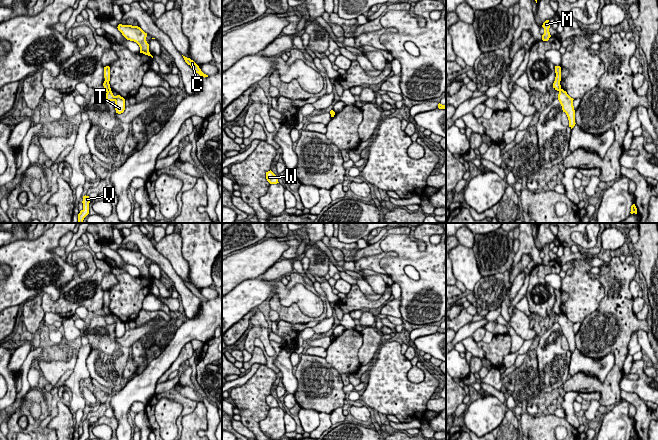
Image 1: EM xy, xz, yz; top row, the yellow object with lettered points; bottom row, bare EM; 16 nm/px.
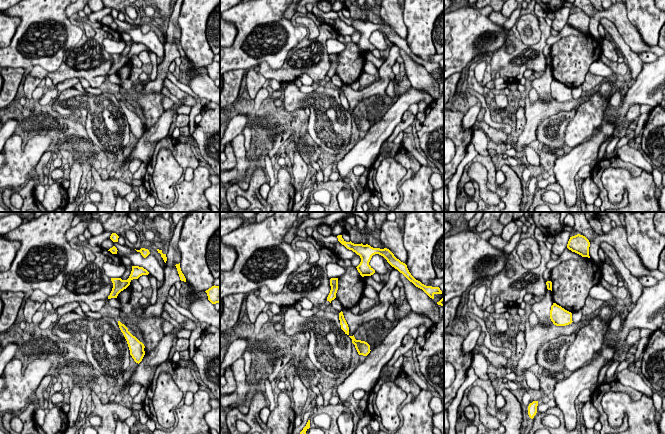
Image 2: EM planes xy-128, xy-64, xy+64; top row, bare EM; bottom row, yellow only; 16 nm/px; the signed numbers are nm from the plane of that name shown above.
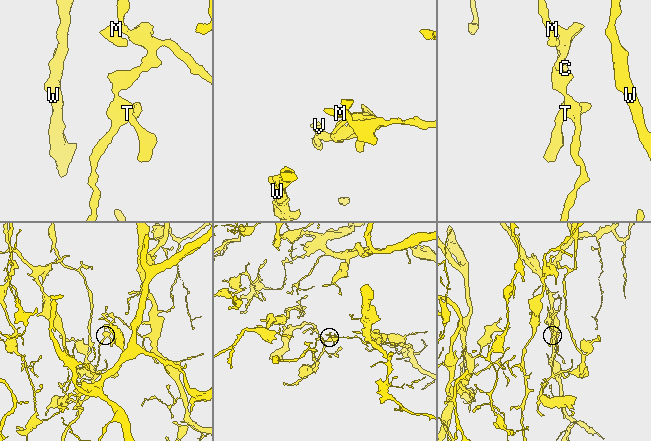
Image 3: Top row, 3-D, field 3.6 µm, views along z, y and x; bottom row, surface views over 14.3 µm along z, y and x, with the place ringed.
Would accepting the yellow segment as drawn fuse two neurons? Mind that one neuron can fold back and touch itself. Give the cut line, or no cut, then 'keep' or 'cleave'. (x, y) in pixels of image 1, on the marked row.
cut in xy along (106, 89), (110, 90); cleave

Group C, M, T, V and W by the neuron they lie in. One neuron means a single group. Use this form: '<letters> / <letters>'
C M / T V W

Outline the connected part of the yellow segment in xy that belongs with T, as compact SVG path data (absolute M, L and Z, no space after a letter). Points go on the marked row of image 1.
M106 90L106 101L114 101L115 102L115 110L116 113L121 114L125 110L125 99L120 95L114 96L111 90Z

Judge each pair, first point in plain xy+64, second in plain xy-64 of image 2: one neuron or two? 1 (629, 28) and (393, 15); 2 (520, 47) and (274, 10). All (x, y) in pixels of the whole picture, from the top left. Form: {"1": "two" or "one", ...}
{"1": "one", "2": "two"}

